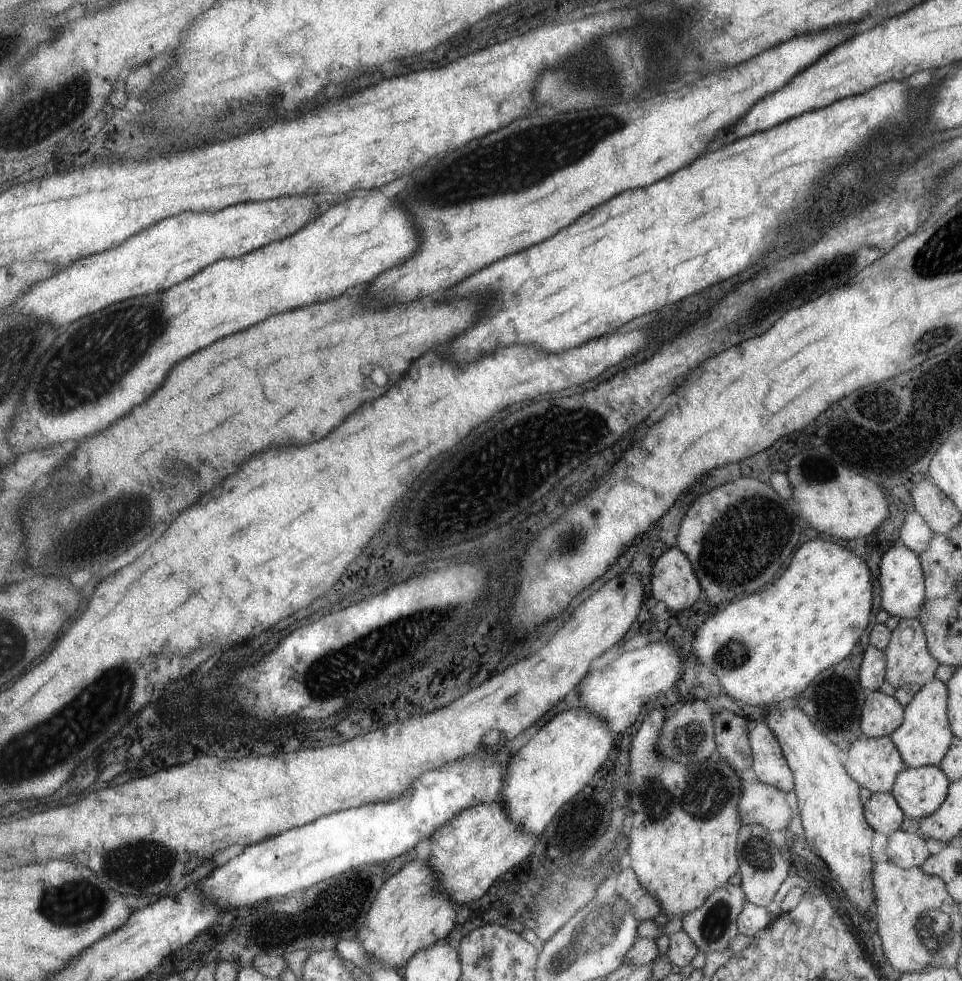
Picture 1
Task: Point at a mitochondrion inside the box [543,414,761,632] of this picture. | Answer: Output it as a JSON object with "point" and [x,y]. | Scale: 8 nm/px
{"point":[713,541]}

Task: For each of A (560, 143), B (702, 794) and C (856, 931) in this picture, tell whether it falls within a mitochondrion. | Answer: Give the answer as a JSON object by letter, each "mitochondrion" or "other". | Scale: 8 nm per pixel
{"A":"mitochondrion","B":"mitochondrion","C":"other"}

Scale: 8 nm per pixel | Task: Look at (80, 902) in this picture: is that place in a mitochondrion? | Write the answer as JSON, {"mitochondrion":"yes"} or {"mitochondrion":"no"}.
{"mitochondrion":"yes"}

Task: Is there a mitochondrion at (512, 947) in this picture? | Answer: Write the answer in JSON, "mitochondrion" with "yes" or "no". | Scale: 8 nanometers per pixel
{"mitochondrion":"no"}

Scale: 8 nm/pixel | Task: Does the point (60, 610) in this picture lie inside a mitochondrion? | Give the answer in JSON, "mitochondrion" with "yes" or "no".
{"mitochondrion":"no"}

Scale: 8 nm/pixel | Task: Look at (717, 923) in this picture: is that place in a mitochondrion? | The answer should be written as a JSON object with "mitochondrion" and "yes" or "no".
{"mitochondrion":"yes"}

